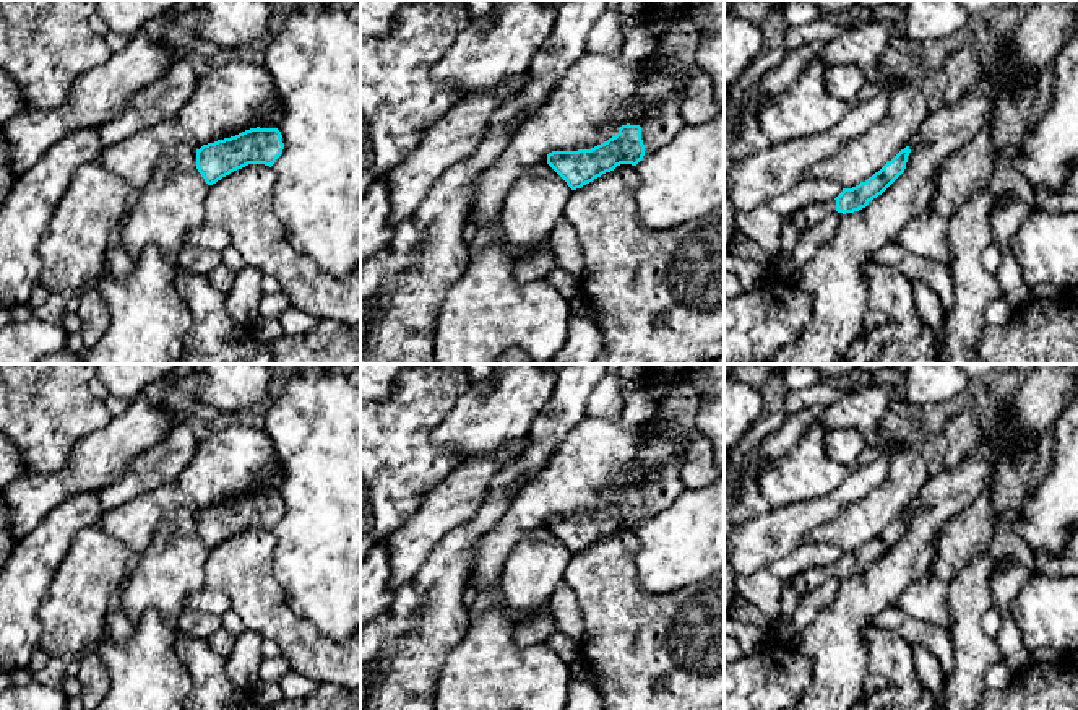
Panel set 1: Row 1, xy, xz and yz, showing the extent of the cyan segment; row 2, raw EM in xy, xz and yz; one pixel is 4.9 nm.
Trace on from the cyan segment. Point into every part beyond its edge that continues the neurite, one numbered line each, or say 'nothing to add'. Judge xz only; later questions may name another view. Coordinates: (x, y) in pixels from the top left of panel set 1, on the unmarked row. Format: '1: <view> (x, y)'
1: xz (677, 413)

